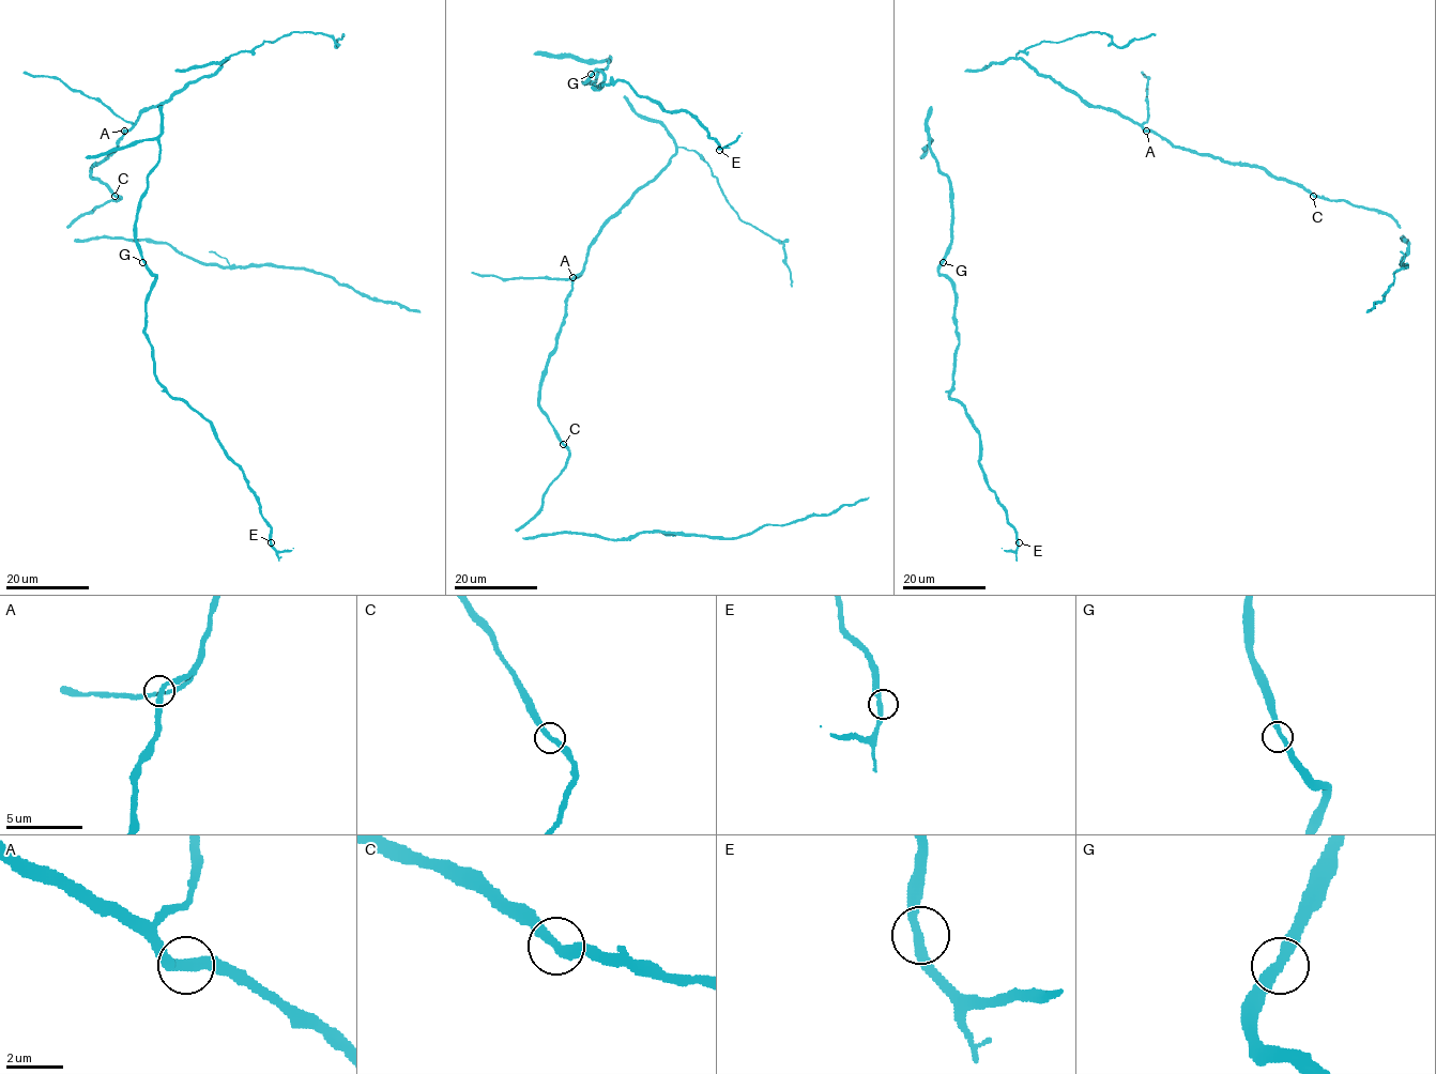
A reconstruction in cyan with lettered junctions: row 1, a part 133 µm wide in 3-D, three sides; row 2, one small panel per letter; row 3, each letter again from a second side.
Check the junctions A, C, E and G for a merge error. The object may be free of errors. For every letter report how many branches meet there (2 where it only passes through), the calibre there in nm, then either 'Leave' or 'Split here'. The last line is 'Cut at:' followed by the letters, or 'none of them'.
A: Branches: 2. Thickness 360 nm. Leave
C: Branches: 2. Thickness 340 nm. Leave
E: Branches: 2. Thickness 320 nm. Leave
G: Branches: 2. Thickness 340 nm. Leave
Cut at: none of them

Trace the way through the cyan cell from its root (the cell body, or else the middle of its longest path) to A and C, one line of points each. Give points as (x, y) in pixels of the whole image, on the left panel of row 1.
A: (168, 101), (146, 108), (124, 131)
C: (168, 101), (146, 108), (124, 132), (112, 152), (92, 167), (91, 175), (115, 195)

